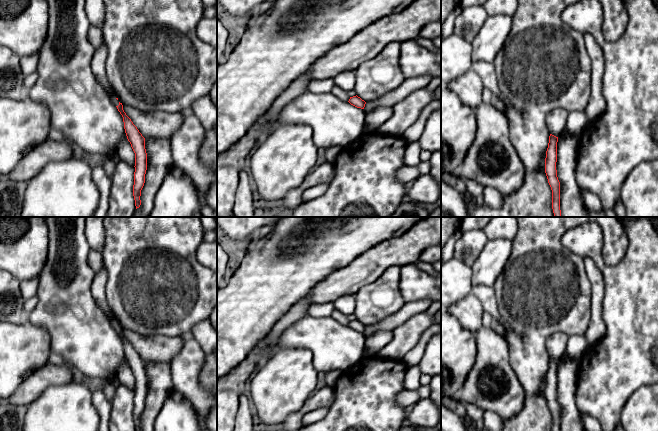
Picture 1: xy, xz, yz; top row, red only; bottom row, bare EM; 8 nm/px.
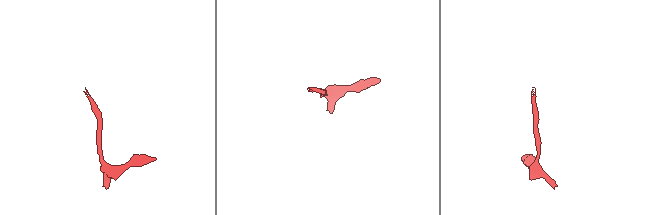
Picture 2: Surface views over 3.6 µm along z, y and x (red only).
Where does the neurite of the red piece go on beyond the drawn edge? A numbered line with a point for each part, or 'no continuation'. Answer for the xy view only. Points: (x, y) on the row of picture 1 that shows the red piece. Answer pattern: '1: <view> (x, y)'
1: xy (98, 63)

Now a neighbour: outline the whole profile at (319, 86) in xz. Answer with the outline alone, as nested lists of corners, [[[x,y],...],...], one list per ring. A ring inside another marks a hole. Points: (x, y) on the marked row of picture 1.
[[[330,78],[316,79],[309,82],[307,89],[313,93],[323,94],[332,92],[334,85],[334,82]]]

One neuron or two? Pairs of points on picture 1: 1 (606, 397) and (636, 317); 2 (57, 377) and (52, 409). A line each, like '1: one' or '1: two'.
1: one
2: two

